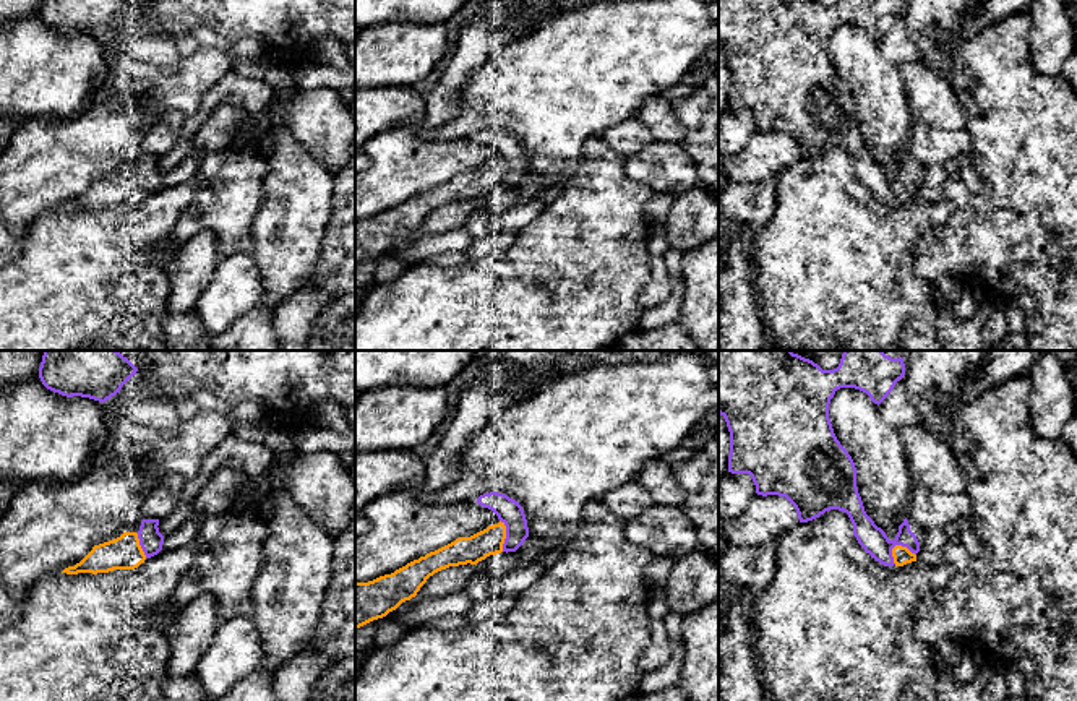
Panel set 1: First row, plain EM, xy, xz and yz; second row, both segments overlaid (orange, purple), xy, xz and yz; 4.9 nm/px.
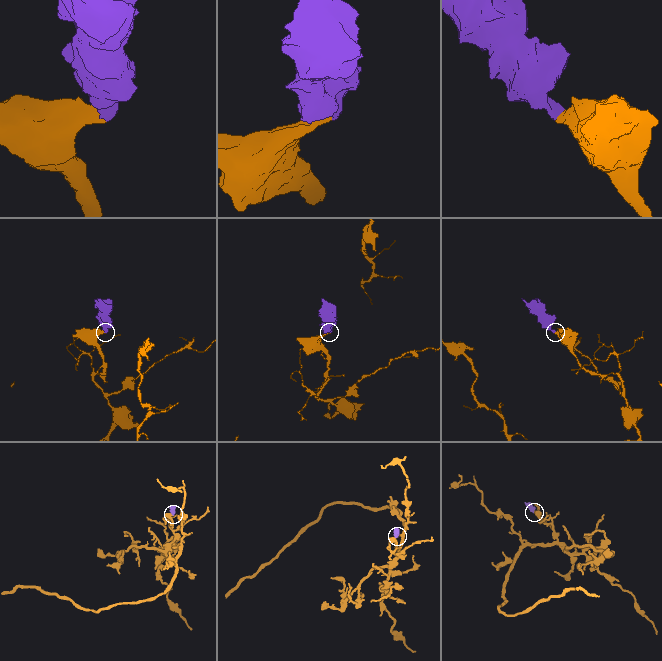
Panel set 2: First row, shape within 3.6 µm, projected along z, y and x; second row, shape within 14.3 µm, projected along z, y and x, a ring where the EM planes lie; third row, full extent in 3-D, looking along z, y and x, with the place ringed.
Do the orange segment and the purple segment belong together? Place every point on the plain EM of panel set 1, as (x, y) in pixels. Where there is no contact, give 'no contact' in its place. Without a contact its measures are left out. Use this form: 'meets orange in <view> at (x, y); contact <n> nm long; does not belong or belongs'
meets orange in yz at (904, 184); contact 130 nm long; belongs

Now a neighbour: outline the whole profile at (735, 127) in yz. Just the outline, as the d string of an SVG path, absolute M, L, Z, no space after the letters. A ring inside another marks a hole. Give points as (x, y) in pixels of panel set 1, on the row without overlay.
M727 109L719 118L719 157L736 154L756 131L749 110Z

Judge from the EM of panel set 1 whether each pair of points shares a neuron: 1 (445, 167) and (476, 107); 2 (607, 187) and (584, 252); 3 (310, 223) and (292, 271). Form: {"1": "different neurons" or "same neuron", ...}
{"1": "different neurons", "2": "same neuron", "3": "same neuron"}

